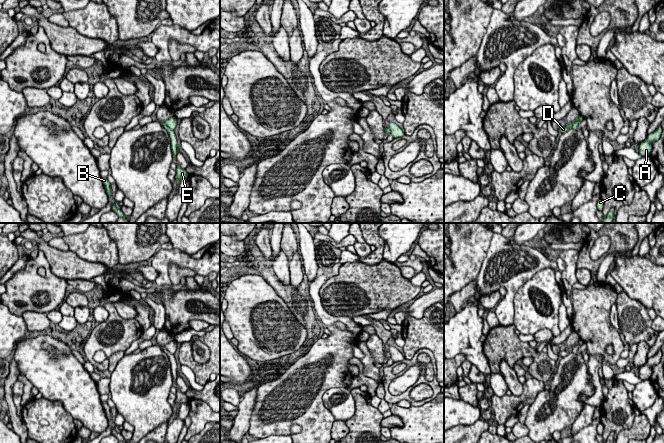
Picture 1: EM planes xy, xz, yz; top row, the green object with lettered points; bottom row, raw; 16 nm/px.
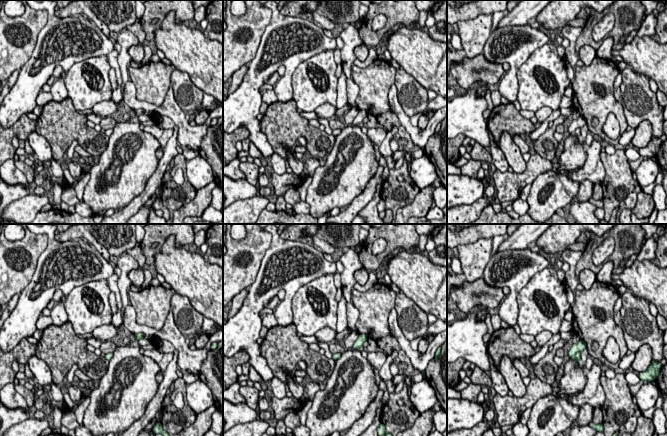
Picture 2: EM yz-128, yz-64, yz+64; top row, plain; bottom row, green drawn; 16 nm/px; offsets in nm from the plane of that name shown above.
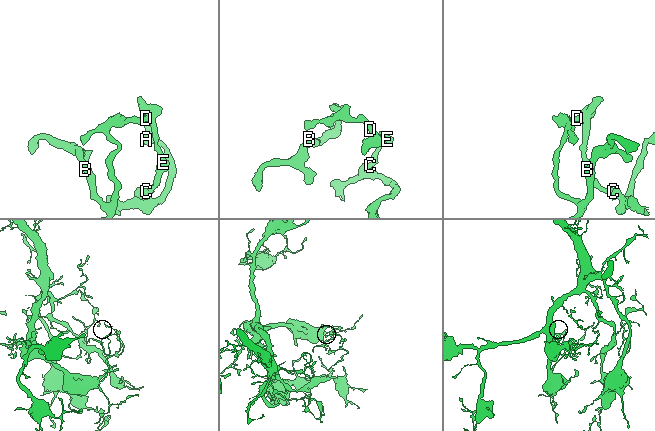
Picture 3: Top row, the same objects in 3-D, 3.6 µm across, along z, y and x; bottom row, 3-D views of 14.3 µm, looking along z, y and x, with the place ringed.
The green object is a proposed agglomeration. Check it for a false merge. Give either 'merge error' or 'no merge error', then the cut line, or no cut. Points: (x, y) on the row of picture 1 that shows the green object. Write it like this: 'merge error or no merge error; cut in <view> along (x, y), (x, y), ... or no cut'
merge error; cut in yz along (578, 118), (571, 127)

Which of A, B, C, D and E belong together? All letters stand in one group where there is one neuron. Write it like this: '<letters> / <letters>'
A C E / B D

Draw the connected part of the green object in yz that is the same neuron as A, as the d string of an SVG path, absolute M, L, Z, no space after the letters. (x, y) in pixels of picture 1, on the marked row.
M659 125L657 127L657 129L649 134L646 138L646 140L644 142L642 142L641 144L639 144L639 154L641 156L650 156L651 151L652 151L652 144L657 141L658 139L660 139L662 133L662 127L661 125Z

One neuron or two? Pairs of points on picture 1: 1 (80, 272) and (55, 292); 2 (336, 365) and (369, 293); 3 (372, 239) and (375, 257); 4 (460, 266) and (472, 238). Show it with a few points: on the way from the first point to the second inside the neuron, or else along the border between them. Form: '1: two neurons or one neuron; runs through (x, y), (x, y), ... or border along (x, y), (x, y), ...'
1: two neurons; border along (49, 262), (51, 271), (56, 276), (65, 280)
2: two neurons; border along (328, 312), (334, 315), (347, 315), (351, 319)
3: one neuron; runs through (376, 243), (378, 245), (378, 253)
4: one neuron; runs through (466, 259), (469, 245)

